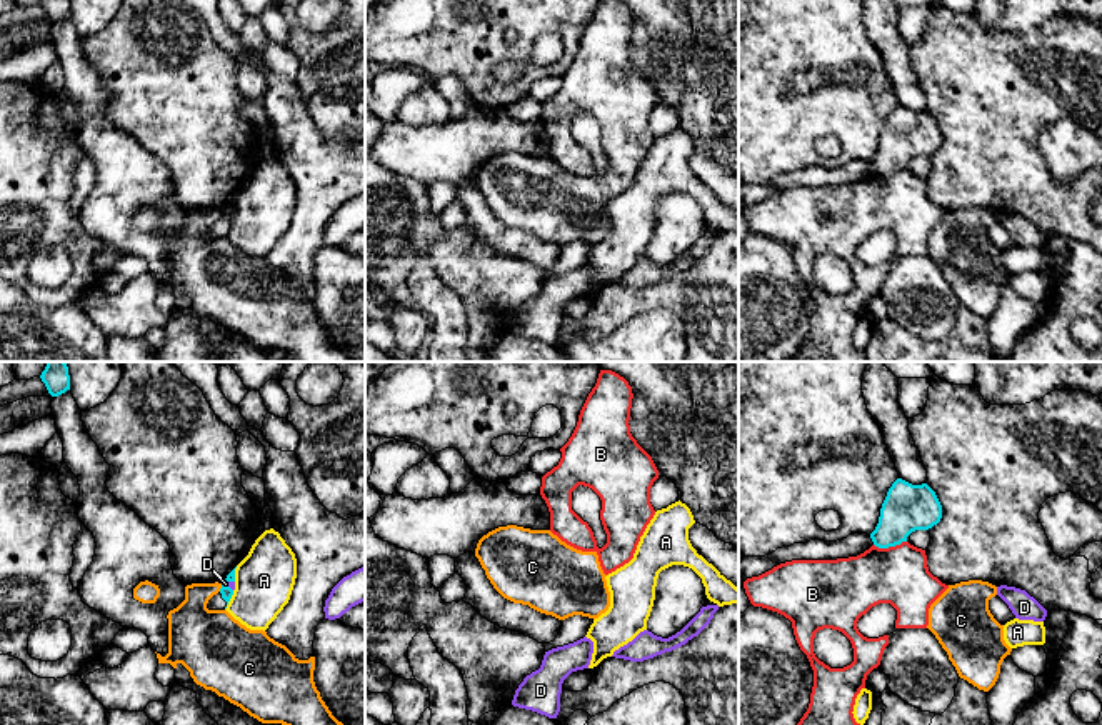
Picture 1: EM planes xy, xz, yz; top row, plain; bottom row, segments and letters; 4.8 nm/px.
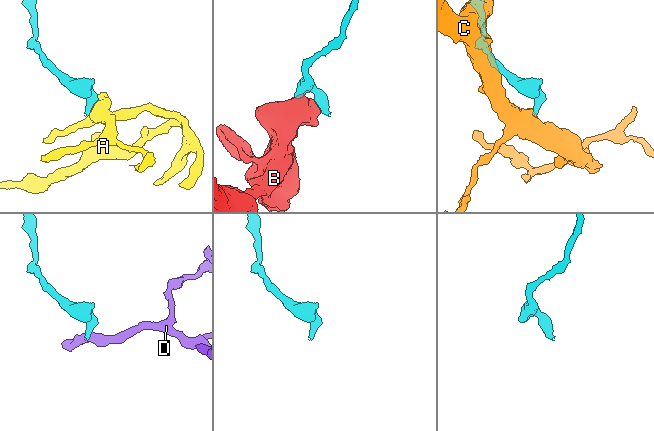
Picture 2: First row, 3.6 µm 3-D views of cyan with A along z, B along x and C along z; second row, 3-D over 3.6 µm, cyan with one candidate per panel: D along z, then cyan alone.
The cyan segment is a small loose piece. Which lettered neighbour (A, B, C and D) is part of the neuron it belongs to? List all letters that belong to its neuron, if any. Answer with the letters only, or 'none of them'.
none of them

